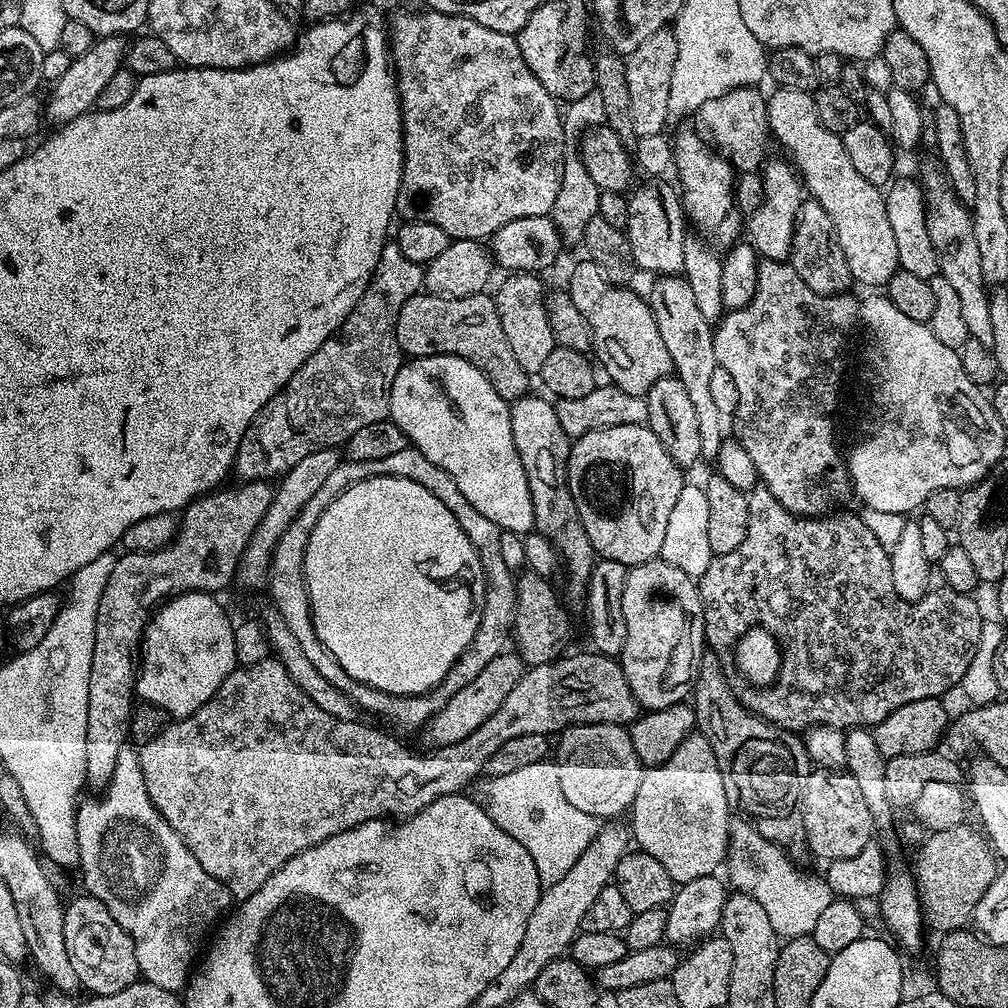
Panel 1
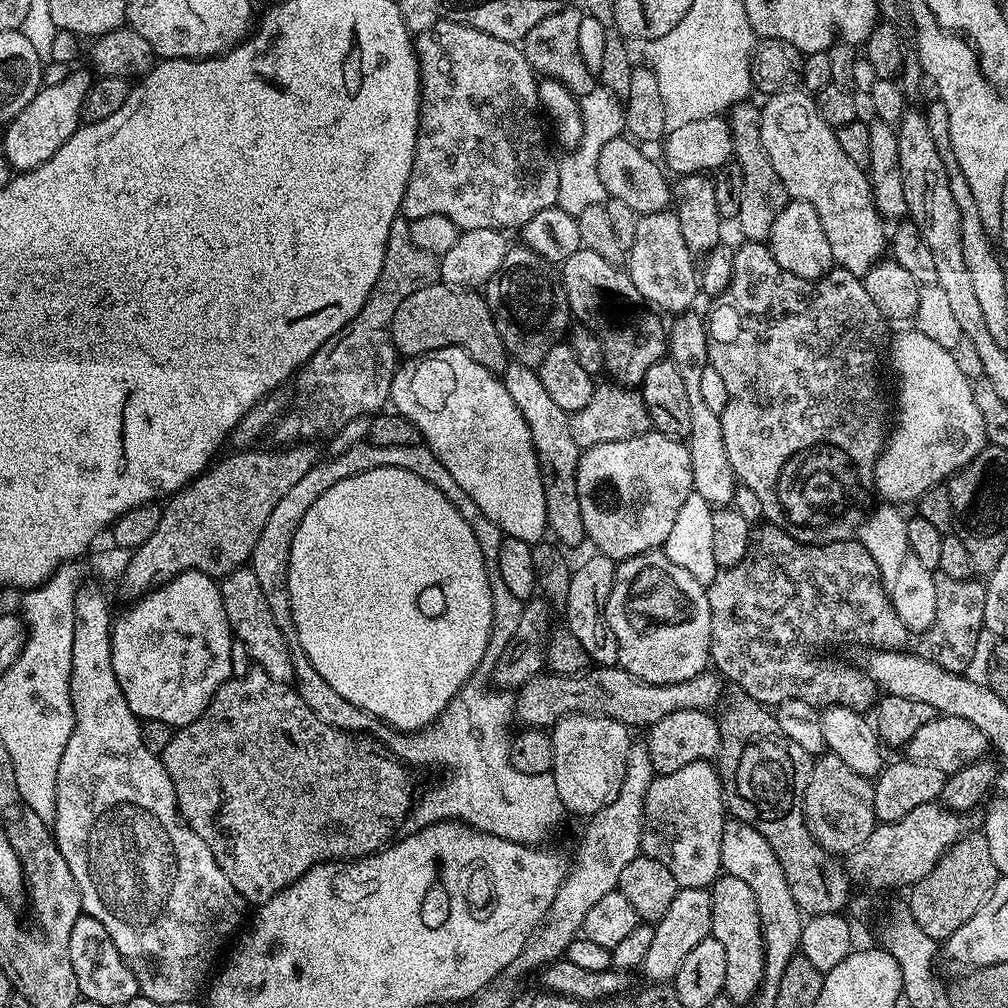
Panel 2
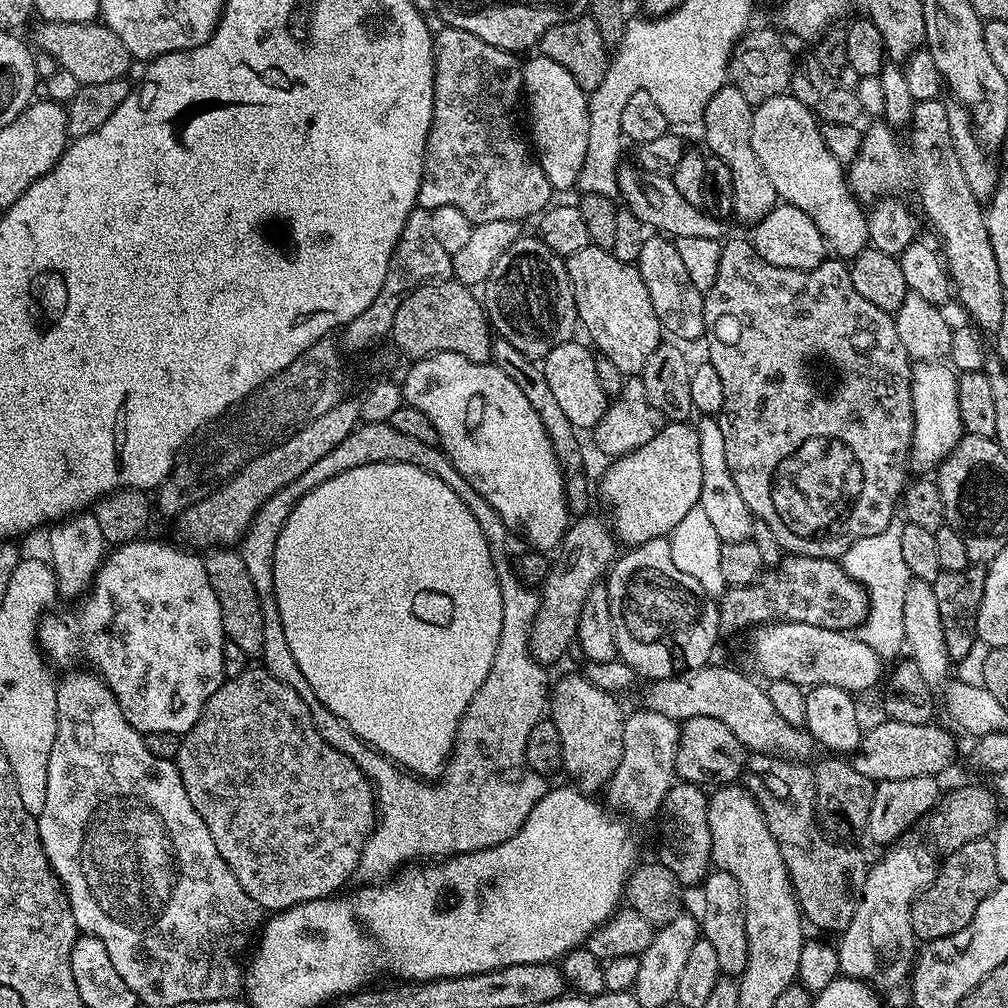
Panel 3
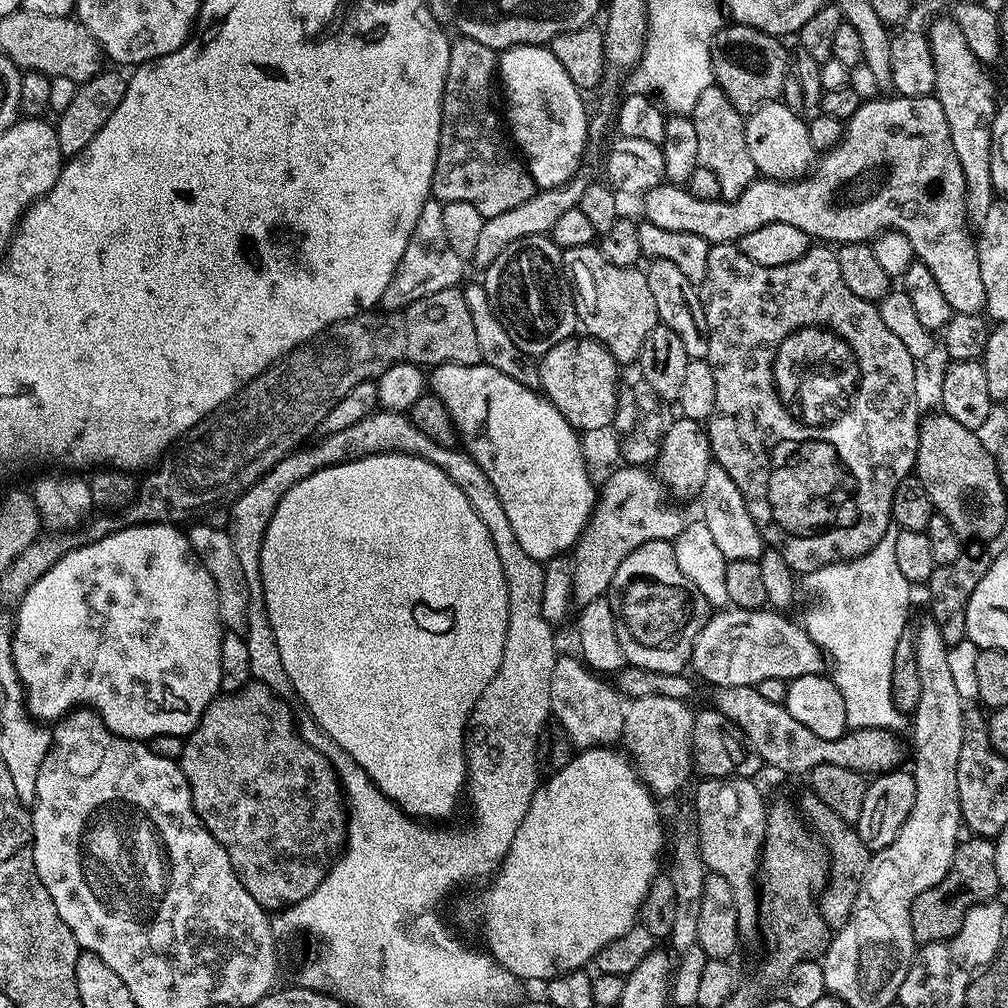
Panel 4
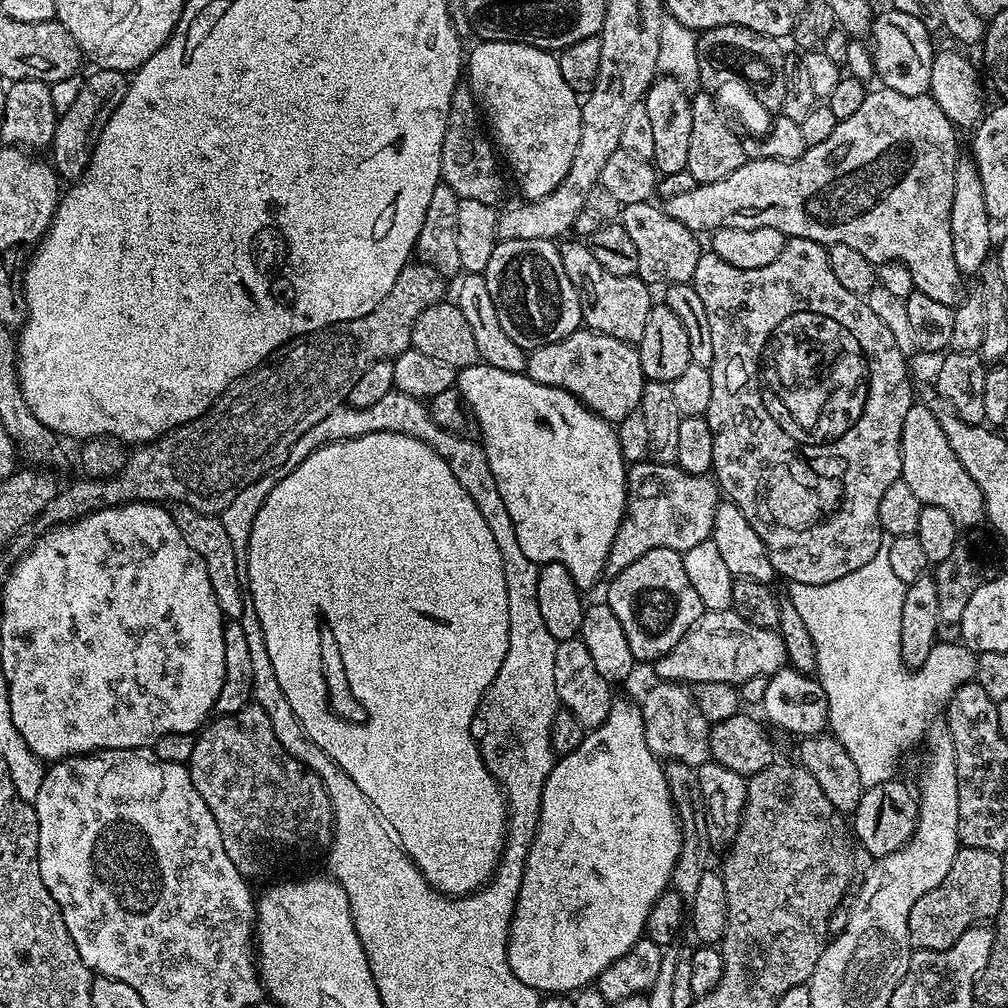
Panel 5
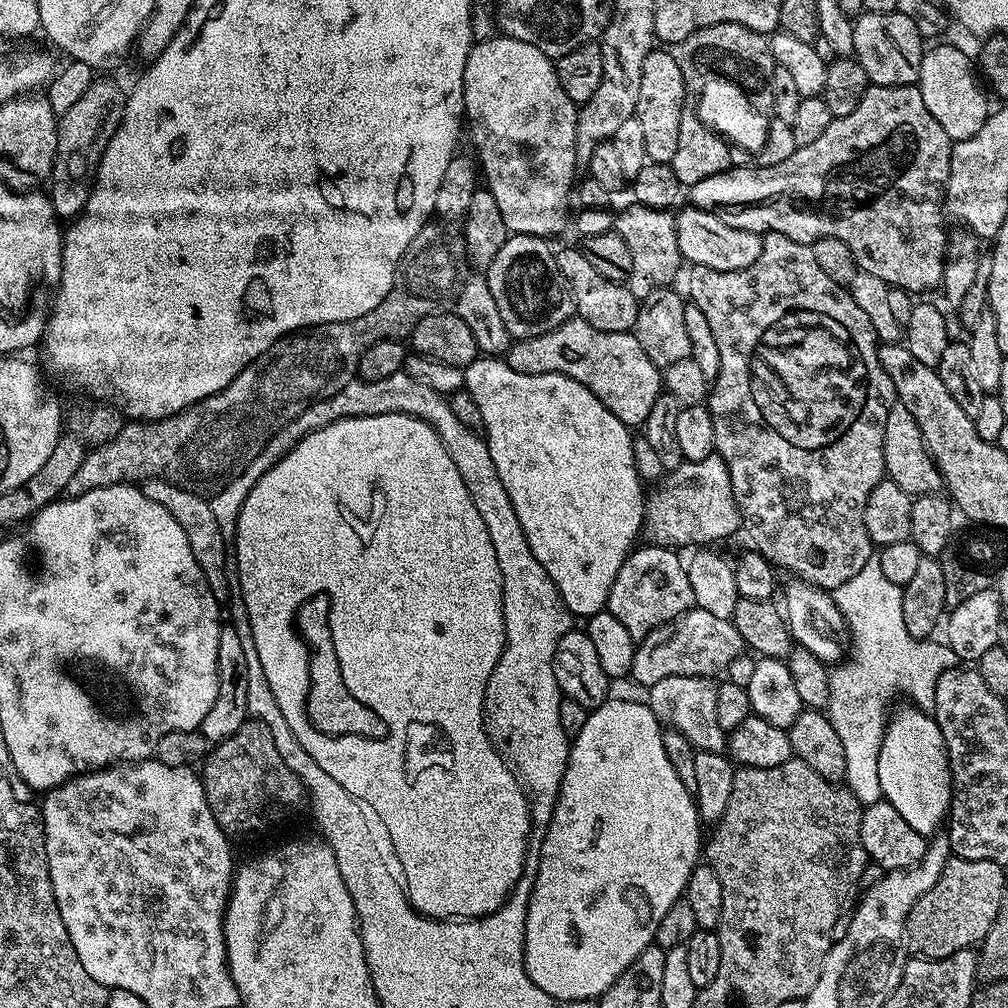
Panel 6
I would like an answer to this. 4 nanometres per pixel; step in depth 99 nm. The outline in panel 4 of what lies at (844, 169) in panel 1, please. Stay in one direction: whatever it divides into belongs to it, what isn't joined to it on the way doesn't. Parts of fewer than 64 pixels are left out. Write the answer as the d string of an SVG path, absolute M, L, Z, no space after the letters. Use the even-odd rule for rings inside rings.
M765 102L759 105L747 117L744 129L750 158L754 158L754 166L761 177L795 180L813 167L814 150L810 146L805 117L794 114L794 110L790 110L783 102Z

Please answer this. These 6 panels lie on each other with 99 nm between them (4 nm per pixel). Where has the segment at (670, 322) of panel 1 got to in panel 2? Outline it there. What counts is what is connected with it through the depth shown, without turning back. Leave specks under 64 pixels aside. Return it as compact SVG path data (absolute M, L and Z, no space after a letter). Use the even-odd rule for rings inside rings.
M689 310L677 315L676 320L666 332L666 356L678 366L678 375L686 385L686 398L690 398L690 434L686 438L690 454L690 470L692 471L692 486L706 502L714 506L732 504L734 490L737 486L736 475L732 473L730 458L726 458L726 442L722 438L722 422L720 413L706 407L706 401L698 391L702 379L702 370L710 367L708 363L708 330L703 319L695 316L695 311Z

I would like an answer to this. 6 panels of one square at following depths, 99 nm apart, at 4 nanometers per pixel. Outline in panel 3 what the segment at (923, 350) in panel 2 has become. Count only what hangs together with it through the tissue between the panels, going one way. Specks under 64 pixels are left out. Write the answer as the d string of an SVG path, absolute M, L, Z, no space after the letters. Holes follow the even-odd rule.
M920 362L915 365L912 369L912 410L914 412L914 432L912 434L912 450L910 453L910 464L913 469L917 468L917 473L924 474L924 472L929 468L929 470L935 469L938 465L942 463L949 454L954 450L954 446L959 442L961 436L965 435L964 427L960 421L960 415L958 414L958 392L956 390L956 382L958 376L955 371L947 363L944 362Z

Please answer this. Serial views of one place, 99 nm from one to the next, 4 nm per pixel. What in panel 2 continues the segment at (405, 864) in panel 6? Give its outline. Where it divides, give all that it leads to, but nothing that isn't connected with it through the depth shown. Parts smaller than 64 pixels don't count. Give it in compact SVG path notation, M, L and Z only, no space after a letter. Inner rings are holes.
M375 468L346 478L330 486L330 490L326 490L326 494L322 494L322 498L318 498L318 502L314 502L310 510L306 510L306 518L298 522L294 542L290 542L288 597L292 603L295 643L303 646L302 650L312 664L318 664L314 666L314 670L322 674L326 686L342 694L342 698L346 698L362 711L369 712L372 717L405 734L419 731L422 726L420 708L412 704L412 696L428 696L429 706L441 713L446 710L448 701L455 698L460 687L471 678L486 654L494 618L492 587L488 581L486 562L478 546L478 538L474 538L474 530L470 530L466 518L462 518L456 507L439 490L430 486L430 482L401 468ZM303 600L308 603L305 608L300 605Z

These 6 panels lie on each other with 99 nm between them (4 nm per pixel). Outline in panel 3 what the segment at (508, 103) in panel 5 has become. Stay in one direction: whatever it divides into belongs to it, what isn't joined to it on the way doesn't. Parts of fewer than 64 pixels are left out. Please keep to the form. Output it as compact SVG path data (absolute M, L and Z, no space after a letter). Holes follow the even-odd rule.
M539 54L523 65L526 112L532 119L530 144L540 161L542 170L557 193L575 189L580 182L582 162L586 162L586 142L590 142L588 96L570 78L570 70L562 70L558 62Z

